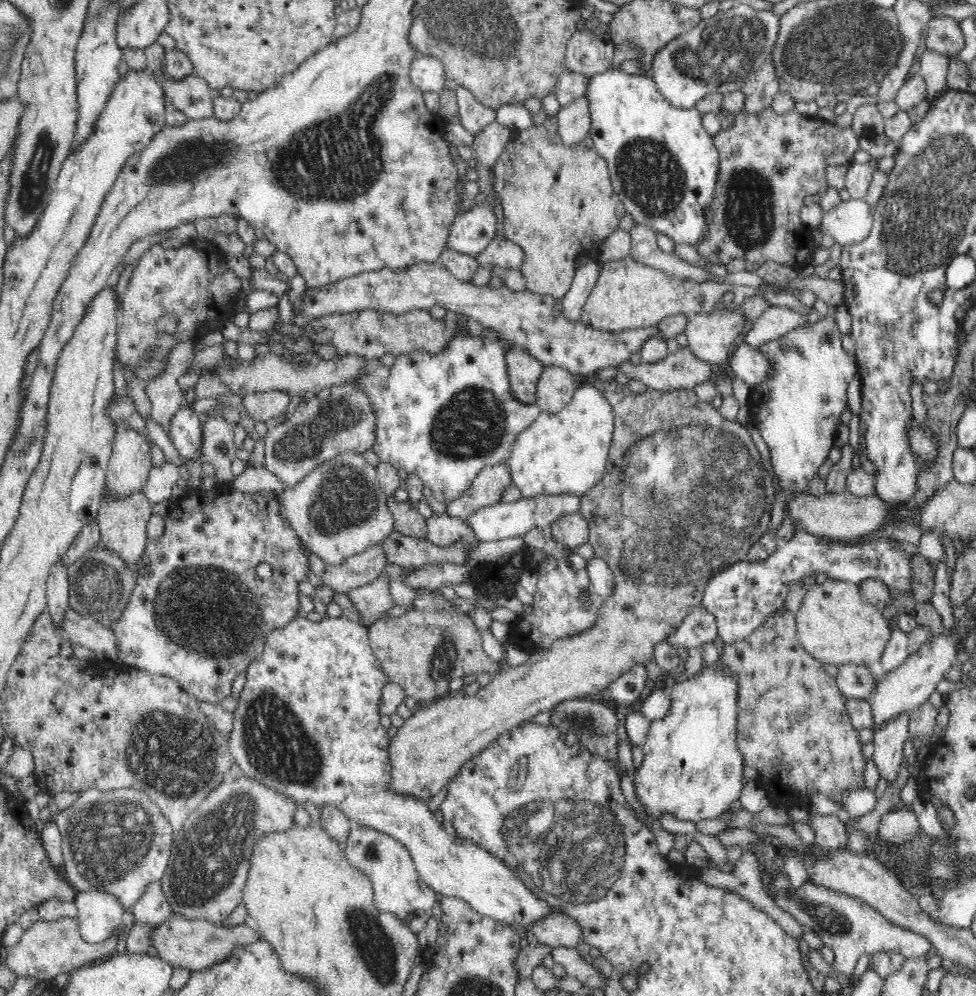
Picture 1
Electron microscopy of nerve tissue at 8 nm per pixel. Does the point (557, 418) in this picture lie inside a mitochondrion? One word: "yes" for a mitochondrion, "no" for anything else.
no

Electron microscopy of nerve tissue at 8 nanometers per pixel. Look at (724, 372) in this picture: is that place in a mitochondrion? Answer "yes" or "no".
no

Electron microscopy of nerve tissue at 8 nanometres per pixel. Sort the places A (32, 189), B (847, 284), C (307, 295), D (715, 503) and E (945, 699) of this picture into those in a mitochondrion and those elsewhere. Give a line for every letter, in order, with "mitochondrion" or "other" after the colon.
A: mitochondrion
B: other
C: other
D: mitochondrion
E: other

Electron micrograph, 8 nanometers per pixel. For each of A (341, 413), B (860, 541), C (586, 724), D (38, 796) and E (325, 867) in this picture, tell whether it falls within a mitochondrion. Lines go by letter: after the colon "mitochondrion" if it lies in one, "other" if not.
A: mitochondrion
B: other
C: mitochondrion
D: other
E: other

